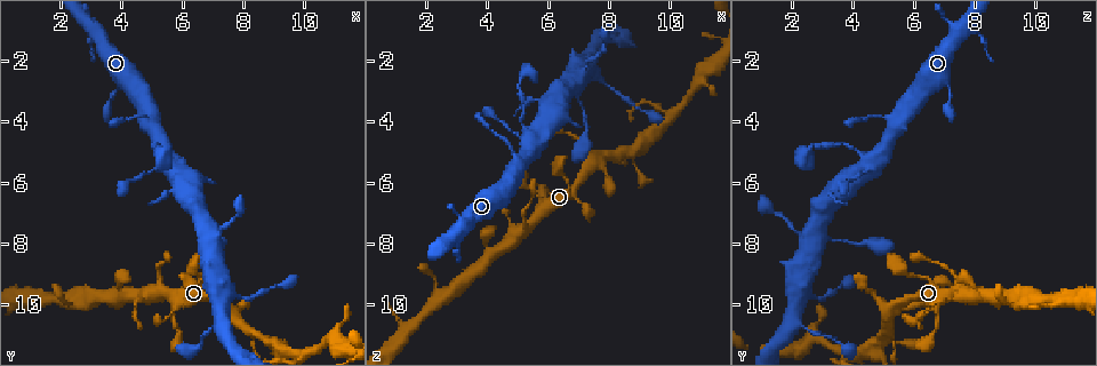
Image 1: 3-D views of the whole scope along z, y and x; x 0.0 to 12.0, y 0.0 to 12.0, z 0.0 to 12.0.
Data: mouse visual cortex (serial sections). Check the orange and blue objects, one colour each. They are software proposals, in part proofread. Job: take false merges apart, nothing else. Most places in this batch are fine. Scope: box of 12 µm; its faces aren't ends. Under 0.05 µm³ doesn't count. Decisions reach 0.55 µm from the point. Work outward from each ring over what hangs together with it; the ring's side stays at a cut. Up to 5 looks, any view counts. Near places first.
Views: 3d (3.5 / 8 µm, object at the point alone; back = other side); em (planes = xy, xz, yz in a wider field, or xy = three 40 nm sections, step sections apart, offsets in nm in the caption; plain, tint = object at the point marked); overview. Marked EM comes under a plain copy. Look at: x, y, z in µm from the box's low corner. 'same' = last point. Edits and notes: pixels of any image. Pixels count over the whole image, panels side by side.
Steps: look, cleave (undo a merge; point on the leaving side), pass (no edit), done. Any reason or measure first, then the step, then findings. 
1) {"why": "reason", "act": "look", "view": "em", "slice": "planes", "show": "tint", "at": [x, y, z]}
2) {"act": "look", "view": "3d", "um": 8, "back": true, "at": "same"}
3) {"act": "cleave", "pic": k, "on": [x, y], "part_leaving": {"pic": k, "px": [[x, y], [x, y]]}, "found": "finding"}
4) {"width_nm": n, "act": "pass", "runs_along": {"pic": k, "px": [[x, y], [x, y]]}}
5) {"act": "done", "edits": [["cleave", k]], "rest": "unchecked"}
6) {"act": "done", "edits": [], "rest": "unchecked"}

{"act": "look", "view": "em", "slice": "xy", "step": 1, "show": "tint", "at": [7.5, 9.8, 2.4]}

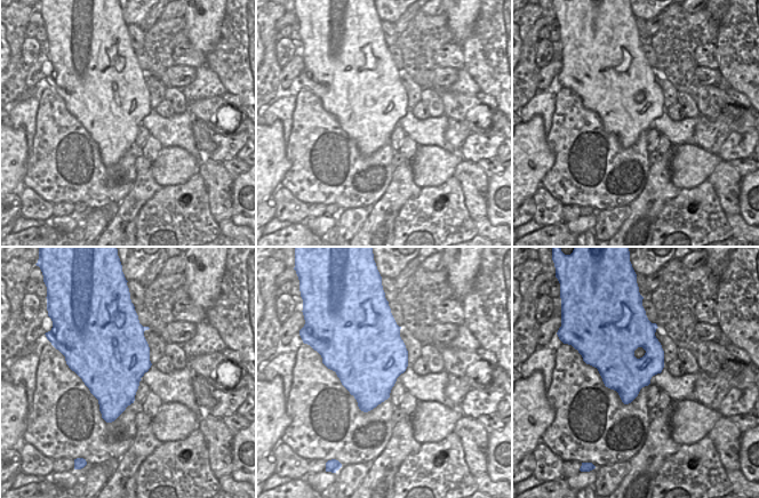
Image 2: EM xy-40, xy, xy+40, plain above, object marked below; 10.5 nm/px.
{"why": "wider look", "act": "look", "view": "3d", "um": 3.5, "at": "same"}

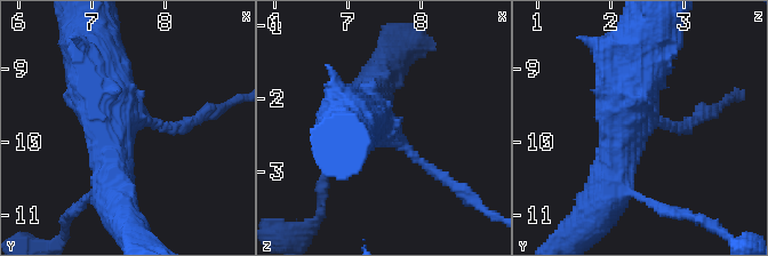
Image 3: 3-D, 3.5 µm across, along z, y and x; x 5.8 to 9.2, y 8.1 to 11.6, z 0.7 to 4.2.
{"act": "pass", "runs_along": {"pic": 3, "px": [[632, 52], [626, 129], [606, 199]]}, "found": "continuous, no second cell"}

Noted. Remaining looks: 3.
{"why": "abrupt turn", "act": "look", "view": "3d", "um": 8, "at": [10.9, 11.0, 2.7]}

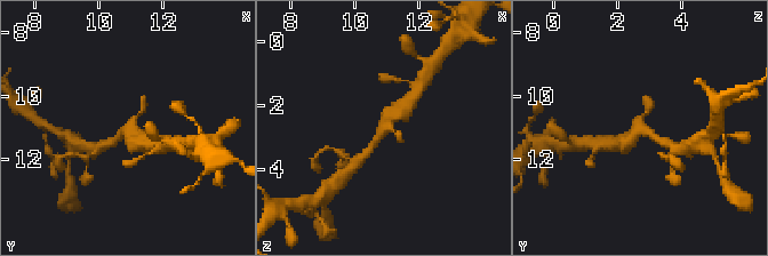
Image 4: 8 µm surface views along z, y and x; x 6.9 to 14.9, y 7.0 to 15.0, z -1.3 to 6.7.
{"why": "now the EM", "act": "look", "view": "em", "slice": "xy", "step": 5, "show": "tint", "at": [10.8, 11.1, 2.8]}

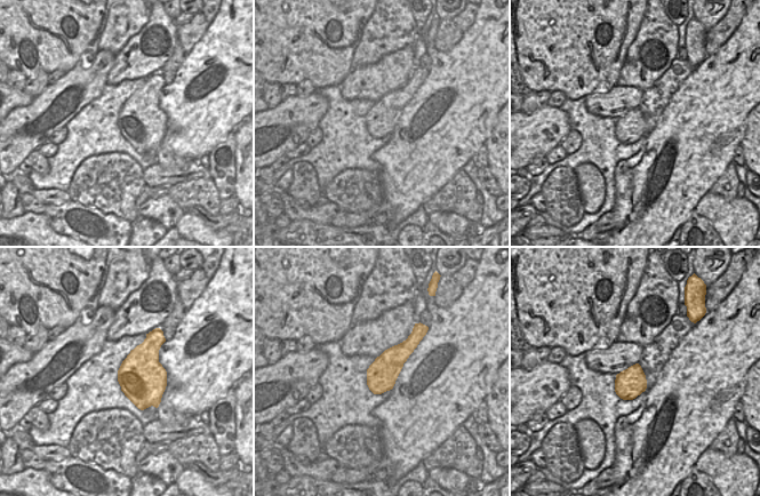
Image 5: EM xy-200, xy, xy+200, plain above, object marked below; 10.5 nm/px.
{"width_nm": 320, "act": "pass", "runs_along": {"pic": 4, "px": [[365, 154], [388, 120], [402, 110]]}, "found": "continuous, no second cell"}

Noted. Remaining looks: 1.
{"act": "done", "edits": [], "rest": "unchecked"}

